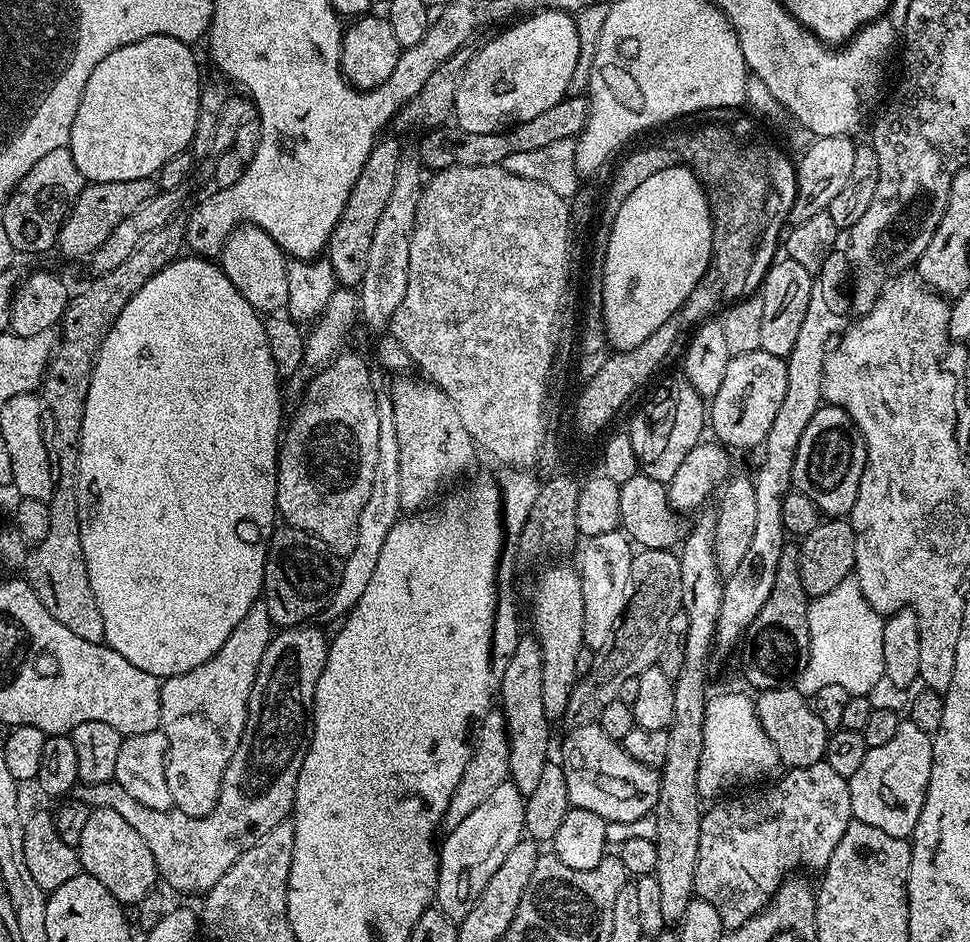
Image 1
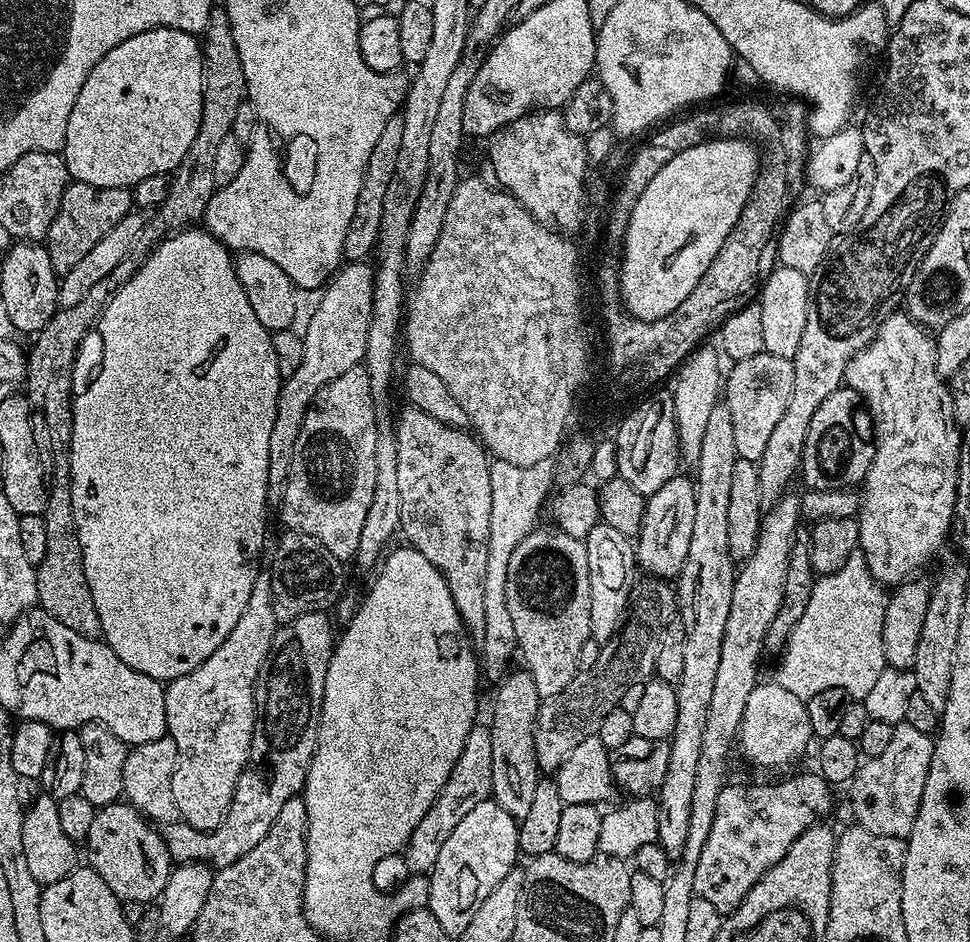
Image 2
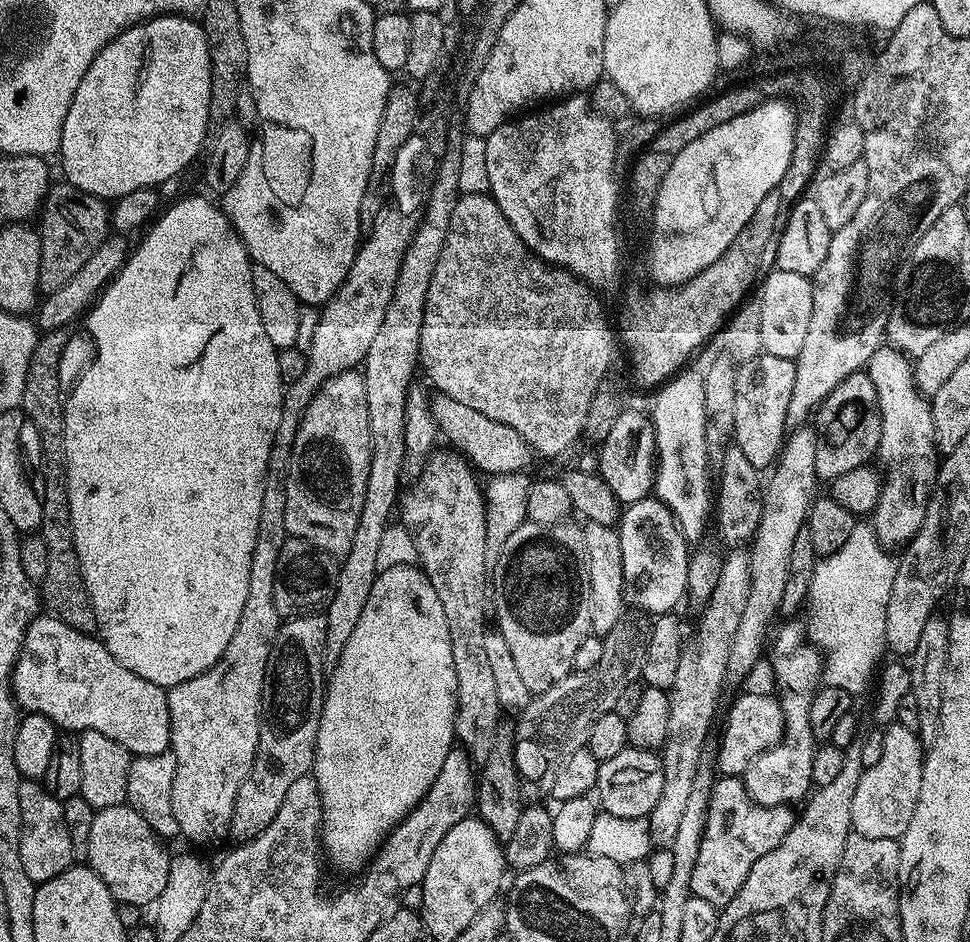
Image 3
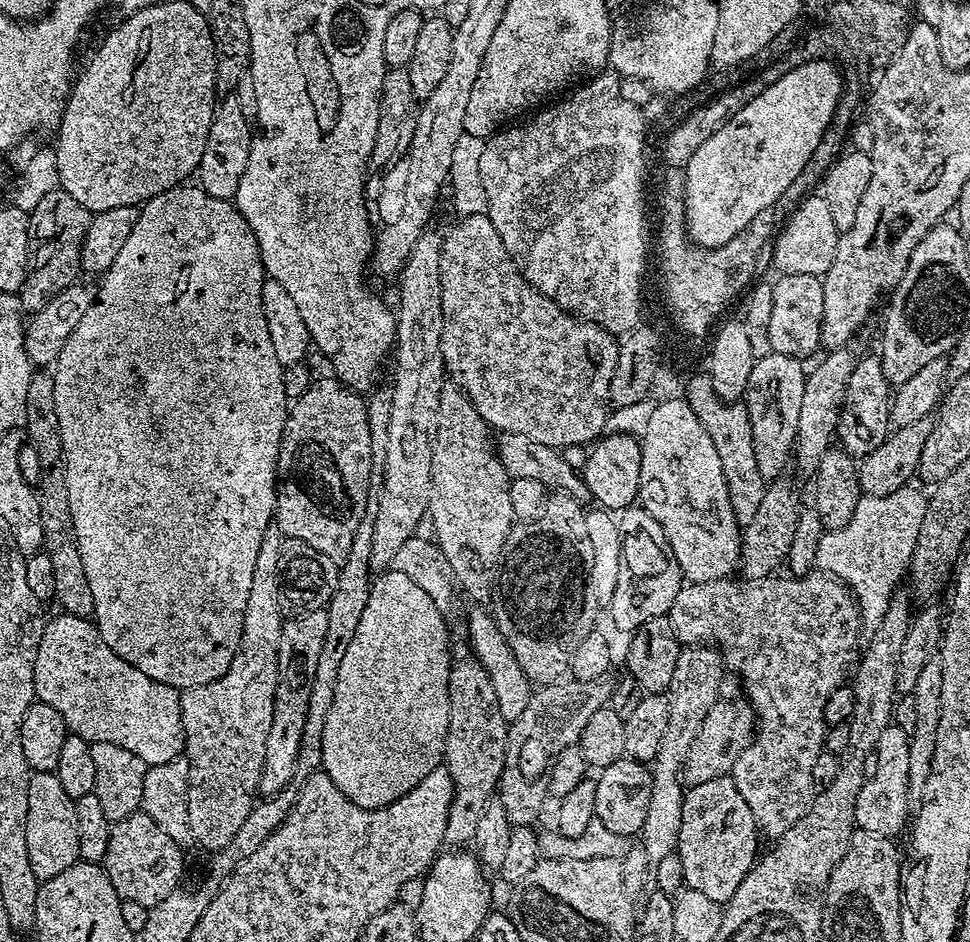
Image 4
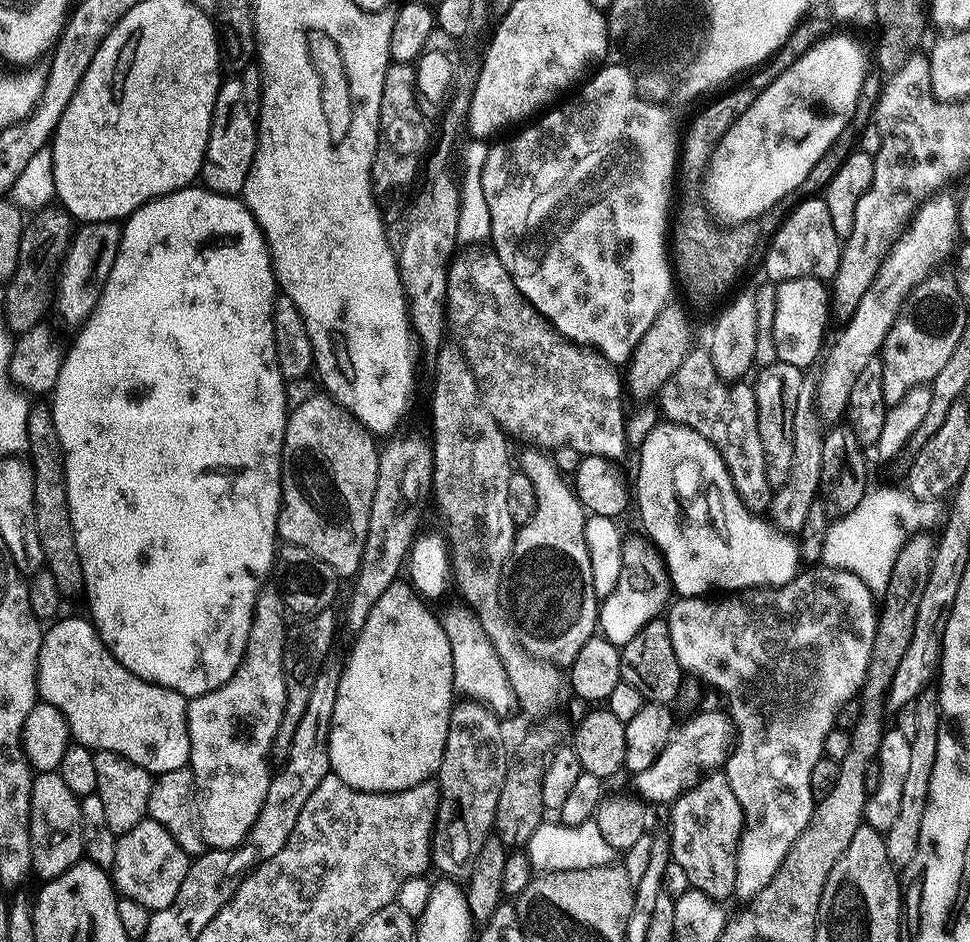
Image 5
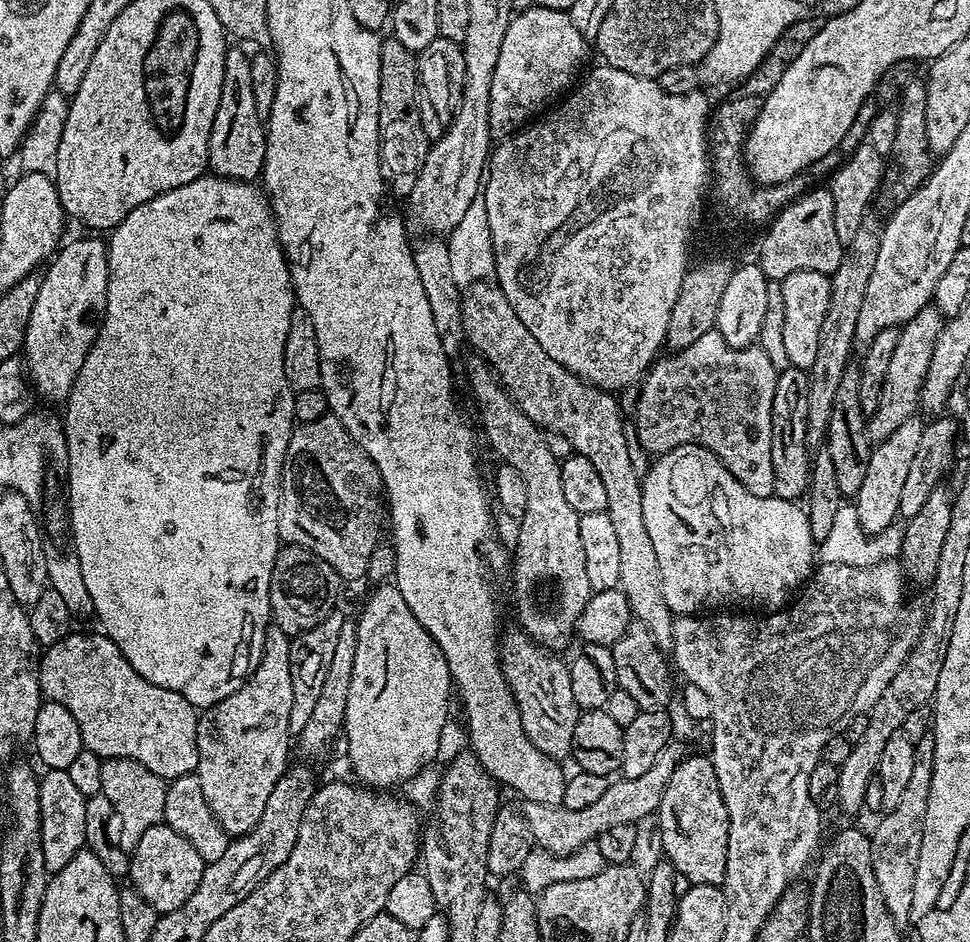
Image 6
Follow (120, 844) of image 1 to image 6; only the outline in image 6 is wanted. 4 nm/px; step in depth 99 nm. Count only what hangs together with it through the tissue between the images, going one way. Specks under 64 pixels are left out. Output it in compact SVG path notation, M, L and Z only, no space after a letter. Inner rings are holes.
M161 822L150 826L150 830L146 830L142 838L138 838L138 846L131 852L128 861L127 879L131 887L142 894L142 898L146 898L150 906L154 906L157 914L163 914L178 910L184 905L186 898L194 894L198 882L202 880L204 866L198 850L194 850L194 846L190 846L190 842L182 838L182 834Z

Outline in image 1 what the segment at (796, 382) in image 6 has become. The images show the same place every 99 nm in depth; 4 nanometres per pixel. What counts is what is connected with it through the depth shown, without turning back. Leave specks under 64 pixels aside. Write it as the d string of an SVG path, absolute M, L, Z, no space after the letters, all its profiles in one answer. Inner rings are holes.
M765 352L734 356L728 361L718 394L710 397L710 432L721 445L735 448L754 448L763 445L770 425L786 395L787 359Z

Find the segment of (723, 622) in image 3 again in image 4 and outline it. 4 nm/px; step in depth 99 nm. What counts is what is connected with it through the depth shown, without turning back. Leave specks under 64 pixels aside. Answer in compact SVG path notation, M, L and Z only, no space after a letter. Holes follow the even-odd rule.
M788 478L773 480L765 487L754 522L746 525L742 532L738 568L741 573L744 571L745 581L755 582L771 577L779 564L781 567L790 550L790 542L794 542L794 526L800 517L799 500L795 486ZM684 646L678 654L678 666L674 666L674 682L670 682L668 691L668 705L670 706L670 719L666 726L666 734L662 738L662 747L652 768L652 797L650 798L650 810L646 810L646 822L640 827L639 839L646 850L646 858L649 865L656 865L666 858L666 854L676 852L678 834L682 830L682 806L684 802L685 785L682 783L684 764L688 761L690 750L698 738L698 732L702 730L702 724L706 722L706 716L721 699L720 683L724 680L726 665L723 656L712 646Z

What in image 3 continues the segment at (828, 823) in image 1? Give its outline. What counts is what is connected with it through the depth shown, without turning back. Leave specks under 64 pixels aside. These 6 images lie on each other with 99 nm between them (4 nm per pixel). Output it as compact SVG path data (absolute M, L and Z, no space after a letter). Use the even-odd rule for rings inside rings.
M720 776L712 785L706 826L702 834L702 846L698 846L698 860L694 862L694 872L690 874L692 895L706 898L706 902L710 902L710 906L714 906L718 910L725 908L730 902L730 898L734 898L734 894L738 894L738 890L742 890L742 882L746 882L750 870L754 870L754 862L758 862L758 858L762 858L762 854L770 854L770 850L774 850L774 846L778 846L778 842L782 842L782 838L786 838L786 834L792 829L792 823L796 821L796 818L797 813L791 807L767 808L754 802L754 798L750 798L741 777Z

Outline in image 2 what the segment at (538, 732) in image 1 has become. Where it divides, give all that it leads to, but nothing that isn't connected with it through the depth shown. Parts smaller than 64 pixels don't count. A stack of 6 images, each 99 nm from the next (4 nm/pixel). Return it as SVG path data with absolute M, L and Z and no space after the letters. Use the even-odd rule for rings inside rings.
M526 670L519 671L509 671L495 689L497 692L492 700L492 724L490 723L490 751L494 757L491 799L517 821L526 818L534 790L542 779L534 748L534 730L542 701L534 686L534 678L530 678Z

